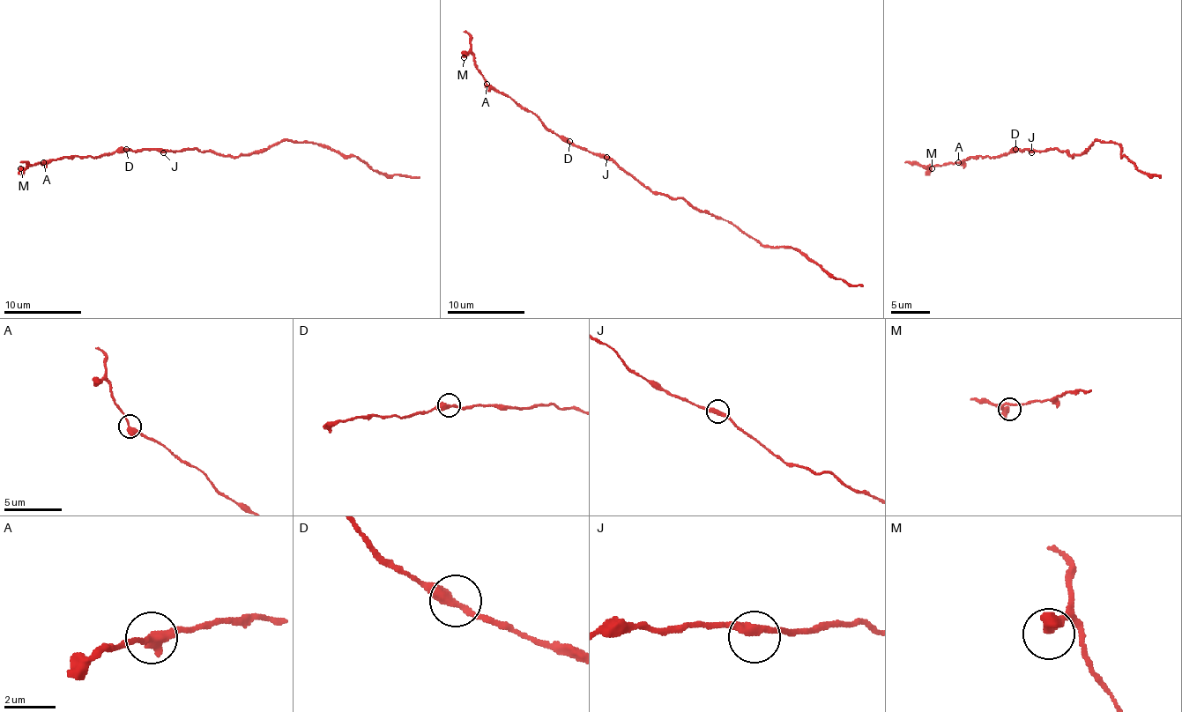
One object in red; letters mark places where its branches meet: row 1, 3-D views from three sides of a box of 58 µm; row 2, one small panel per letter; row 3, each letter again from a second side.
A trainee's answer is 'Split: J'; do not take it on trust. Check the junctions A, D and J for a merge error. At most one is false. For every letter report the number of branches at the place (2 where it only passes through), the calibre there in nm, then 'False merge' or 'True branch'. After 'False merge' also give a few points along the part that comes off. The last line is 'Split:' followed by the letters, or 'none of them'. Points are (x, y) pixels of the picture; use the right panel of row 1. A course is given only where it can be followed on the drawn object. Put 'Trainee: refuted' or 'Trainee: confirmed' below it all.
A: Branches: 2. Thickness 400 nm. True branch
D: Branches: 2. Thickness 380 nm. True branch
J: Branches: 2. Thickness 320 nm. True branch
Split: none of them
Trainee: refuted

